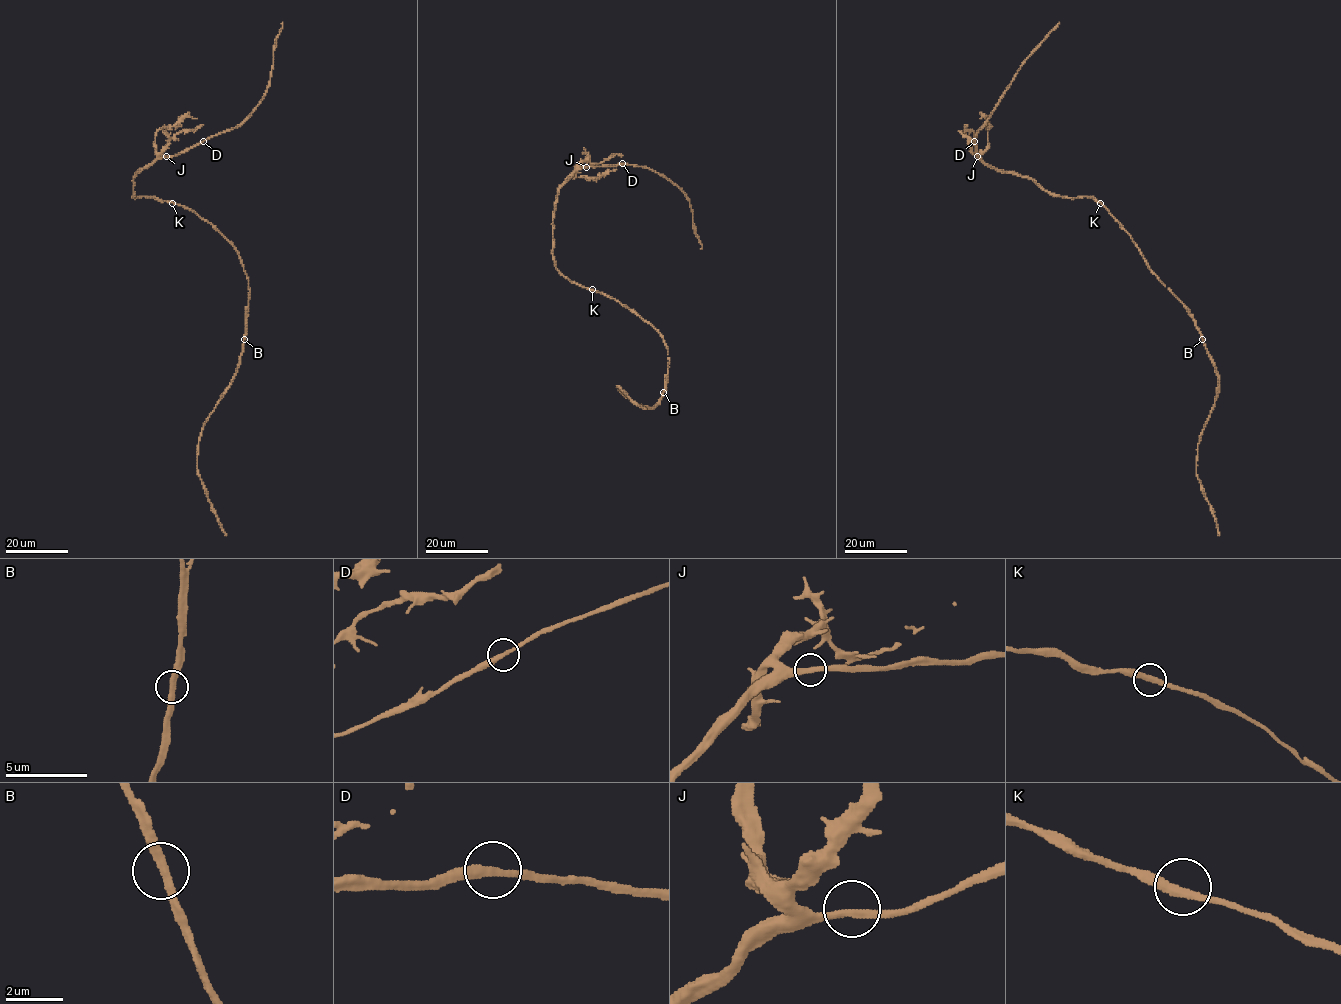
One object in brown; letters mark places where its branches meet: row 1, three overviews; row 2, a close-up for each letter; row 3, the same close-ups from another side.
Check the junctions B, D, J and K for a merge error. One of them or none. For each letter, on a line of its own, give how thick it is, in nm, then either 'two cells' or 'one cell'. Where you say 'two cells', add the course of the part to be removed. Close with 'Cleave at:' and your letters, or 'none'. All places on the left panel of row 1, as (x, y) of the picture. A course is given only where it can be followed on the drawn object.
B: calibre 300 nm; two cells; course (244, 340), (230, 386), (205, 423), (197, 449), (198, 475), (226, 535)
D: calibre 280 nm; one cell
J: calibre 280 nm; one cell
K: calibre 320 nm; one cell
Cleave at: B

